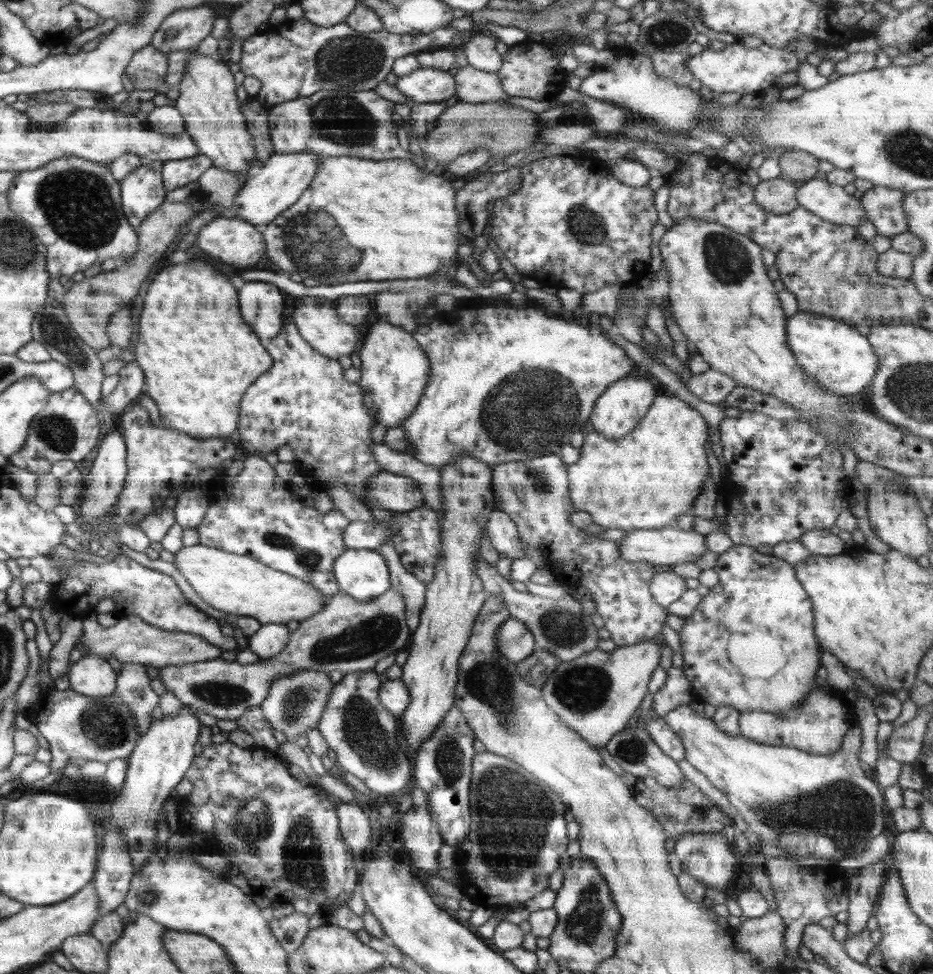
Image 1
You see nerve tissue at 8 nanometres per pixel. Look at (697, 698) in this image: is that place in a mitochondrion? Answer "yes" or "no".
no

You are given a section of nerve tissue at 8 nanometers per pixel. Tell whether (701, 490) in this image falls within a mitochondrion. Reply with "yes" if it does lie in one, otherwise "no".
no

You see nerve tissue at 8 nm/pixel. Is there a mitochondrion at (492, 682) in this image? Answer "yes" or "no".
yes

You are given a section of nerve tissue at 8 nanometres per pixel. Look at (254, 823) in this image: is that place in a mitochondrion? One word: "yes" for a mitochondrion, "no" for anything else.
yes

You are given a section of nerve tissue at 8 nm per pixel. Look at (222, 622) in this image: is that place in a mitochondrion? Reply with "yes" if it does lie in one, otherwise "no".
no

